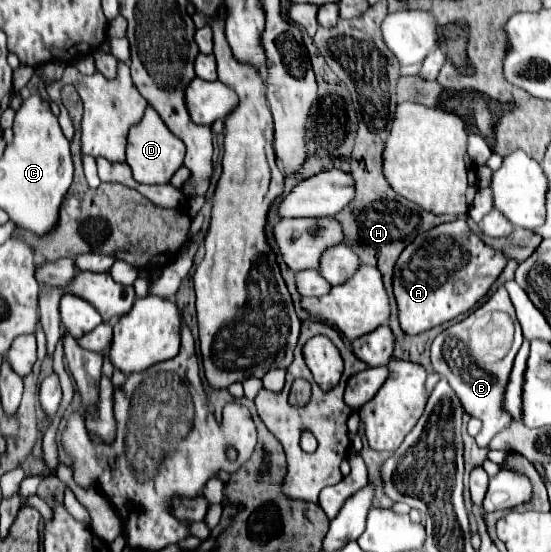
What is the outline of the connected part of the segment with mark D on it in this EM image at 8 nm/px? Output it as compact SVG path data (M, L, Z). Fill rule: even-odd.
M147 106L143 120L131 126L127 136L127 164L133 170L133 178L141 184L167 184L171 176L183 166L185 146L181 138L177 138L165 122L161 122L159 114L153 106Z

